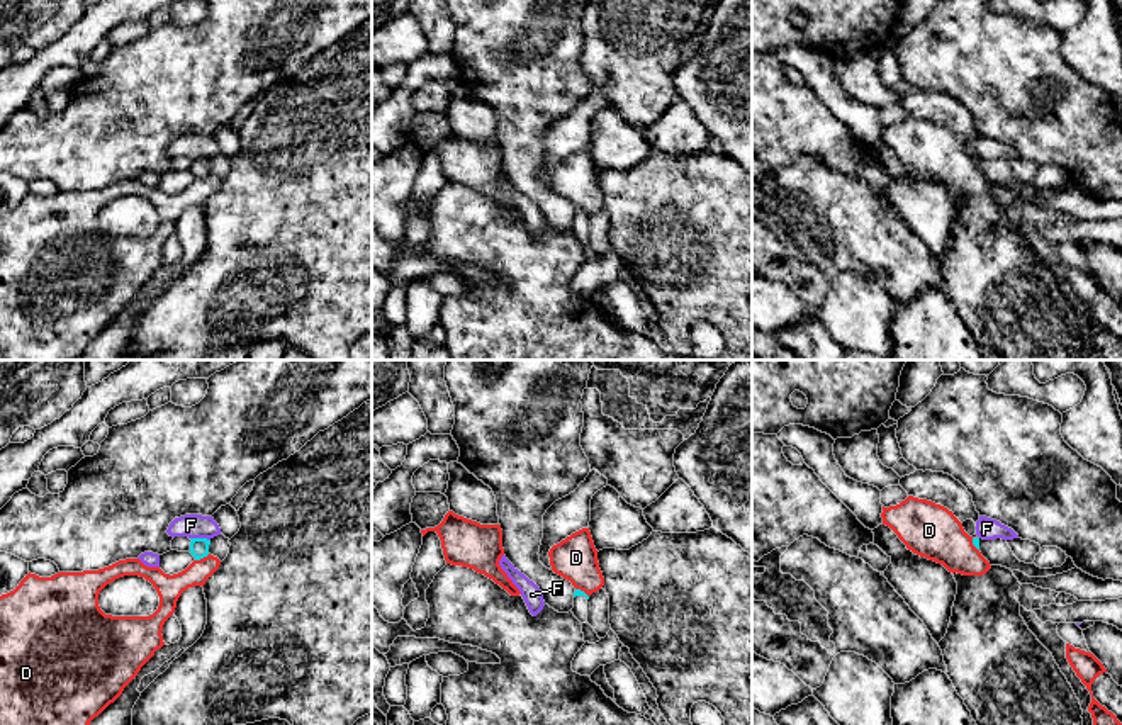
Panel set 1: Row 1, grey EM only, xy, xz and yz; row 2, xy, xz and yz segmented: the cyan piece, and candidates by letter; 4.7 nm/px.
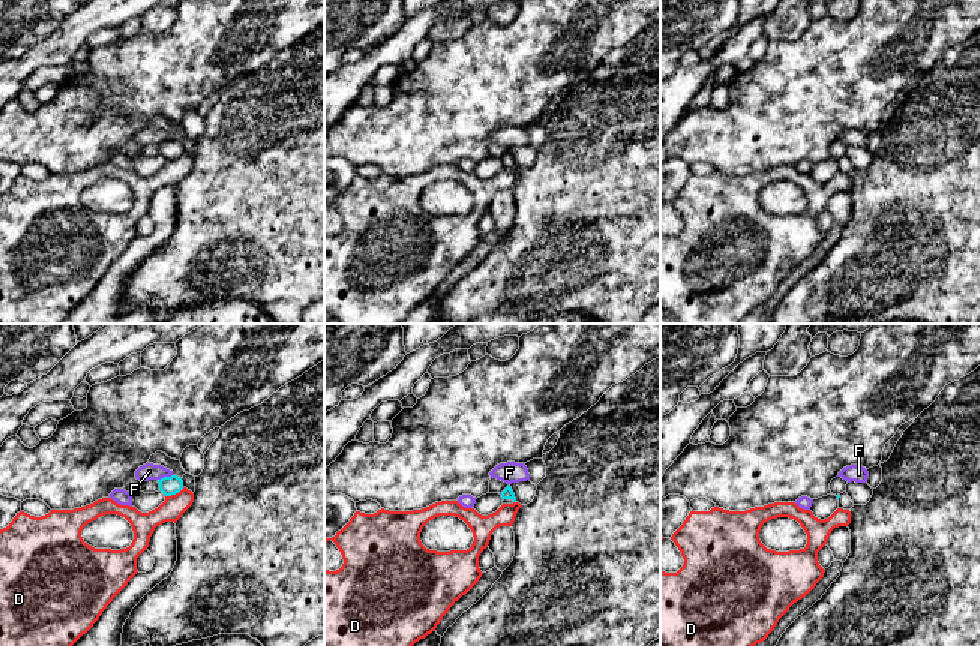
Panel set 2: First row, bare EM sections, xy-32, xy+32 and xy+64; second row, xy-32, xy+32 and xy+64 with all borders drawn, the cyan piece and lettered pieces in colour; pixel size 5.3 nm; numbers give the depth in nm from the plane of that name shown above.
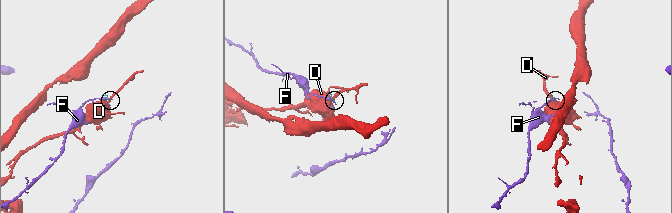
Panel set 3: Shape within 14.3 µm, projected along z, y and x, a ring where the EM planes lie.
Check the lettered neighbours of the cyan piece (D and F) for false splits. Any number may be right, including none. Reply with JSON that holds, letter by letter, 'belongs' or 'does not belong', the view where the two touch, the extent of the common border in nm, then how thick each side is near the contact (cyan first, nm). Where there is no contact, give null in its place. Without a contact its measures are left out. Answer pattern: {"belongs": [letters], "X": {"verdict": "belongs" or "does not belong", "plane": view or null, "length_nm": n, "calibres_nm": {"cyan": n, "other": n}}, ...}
{"belongs": [], "D": {"verdict": "does not belong", "plane": "xy", "length_nm": 80, "calibres_nm": {"cyan": 100, "other": 120}}, "F": {"verdict": "does not belong", "plane": "xy", "length_nm": 100, "calibres_nm": {"cyan": 100, "other": 110}}}

